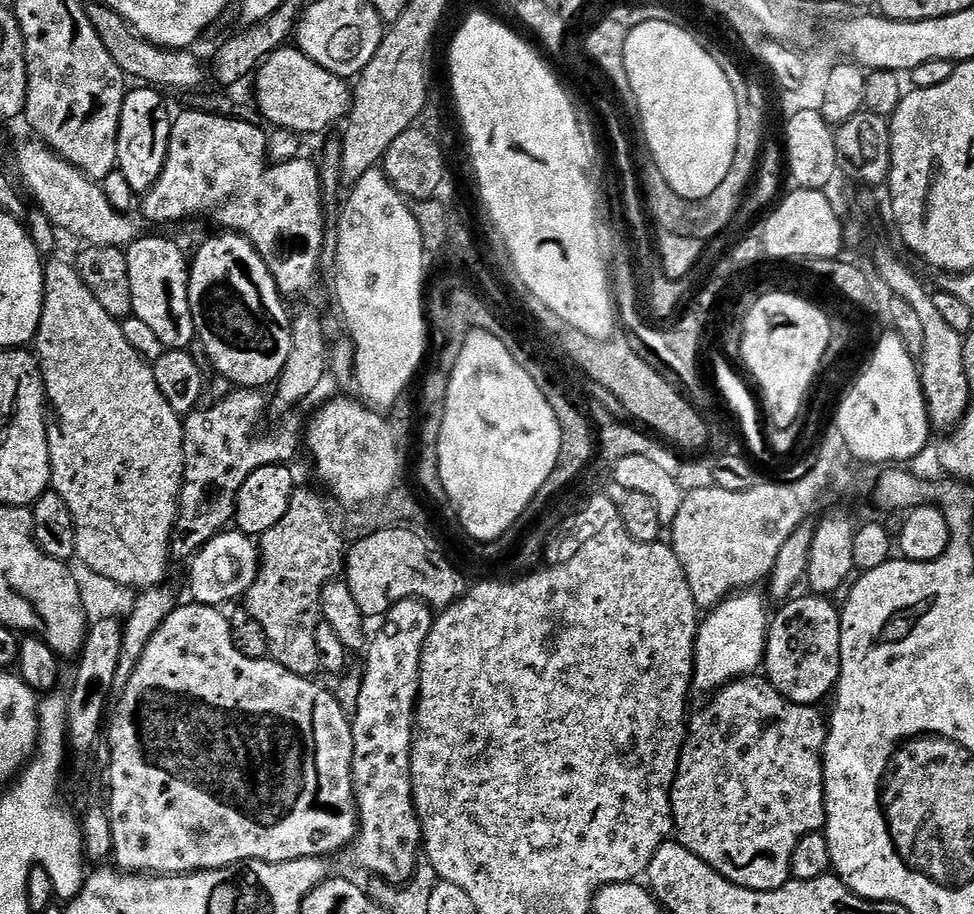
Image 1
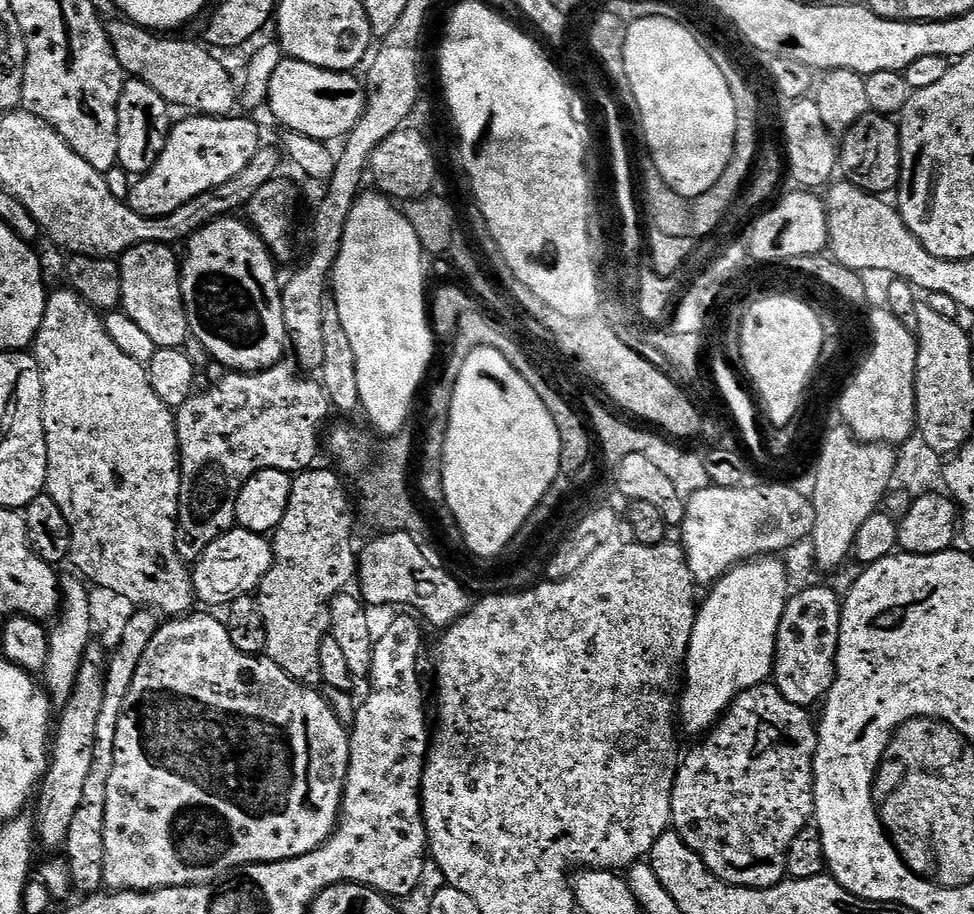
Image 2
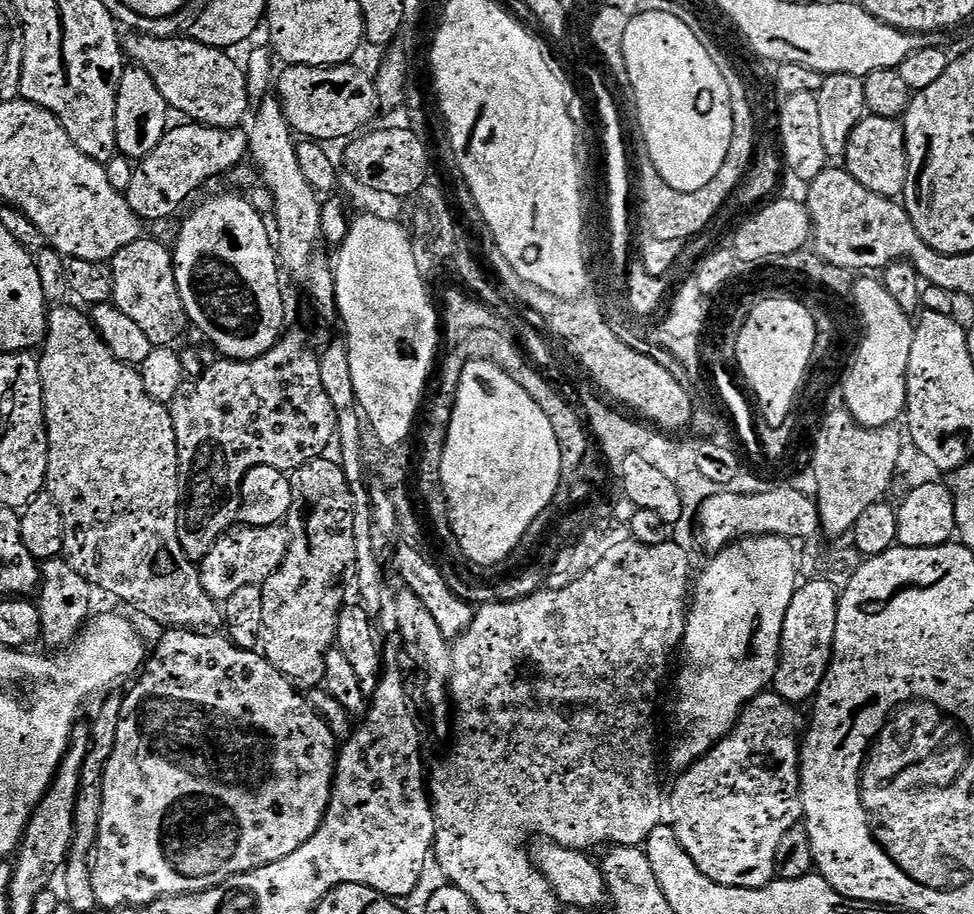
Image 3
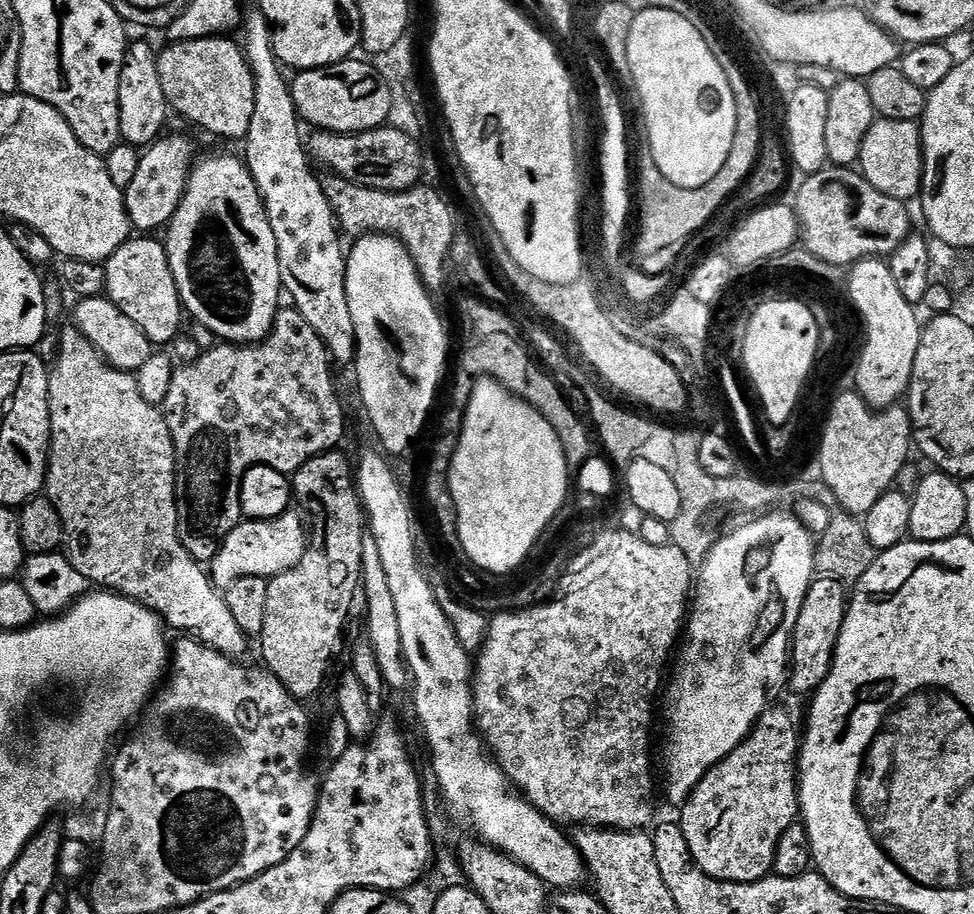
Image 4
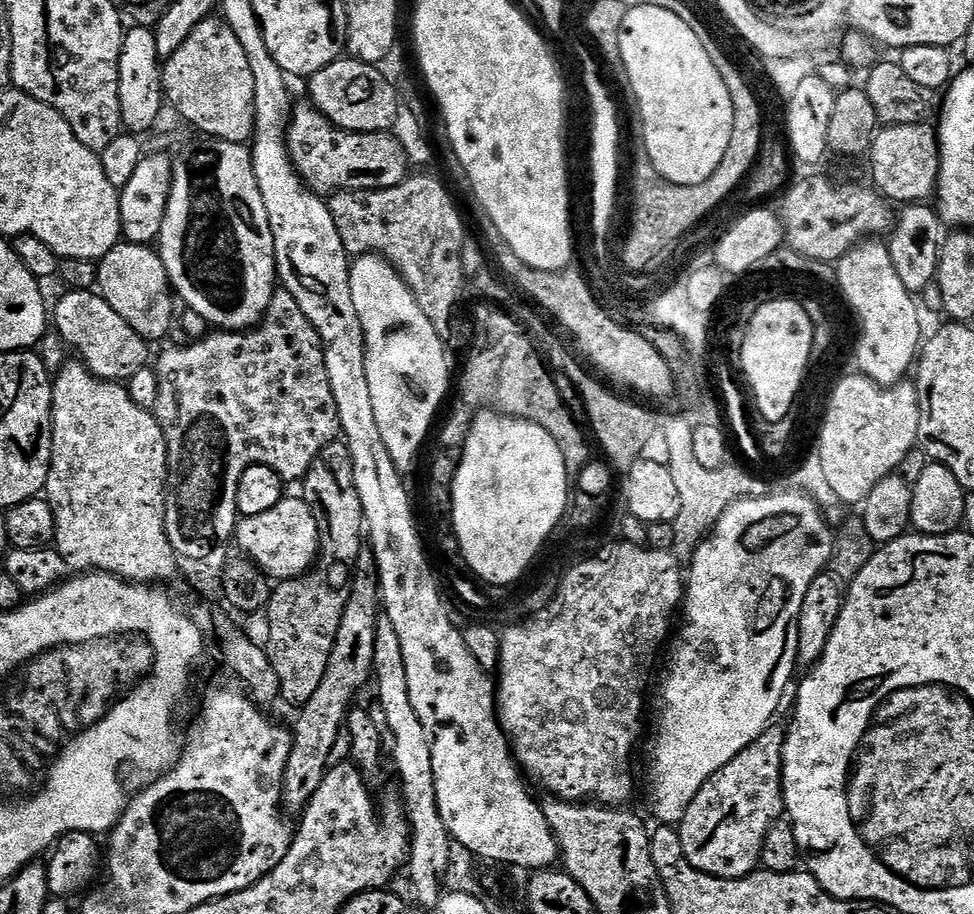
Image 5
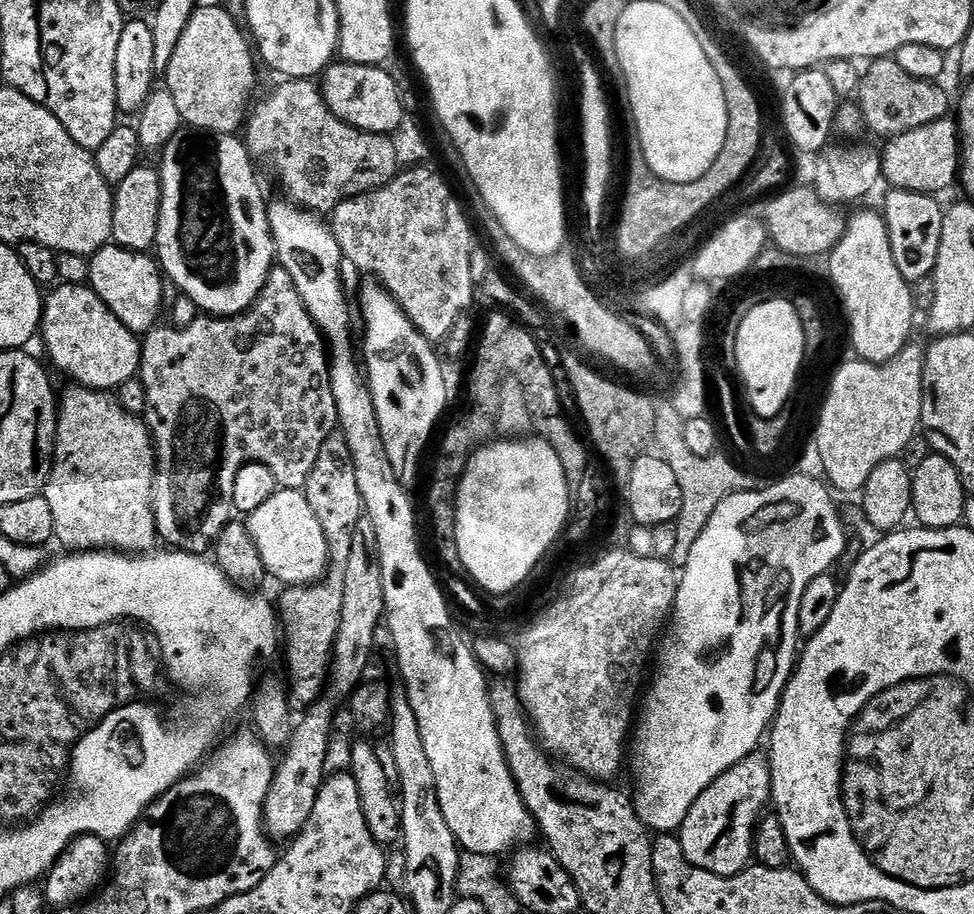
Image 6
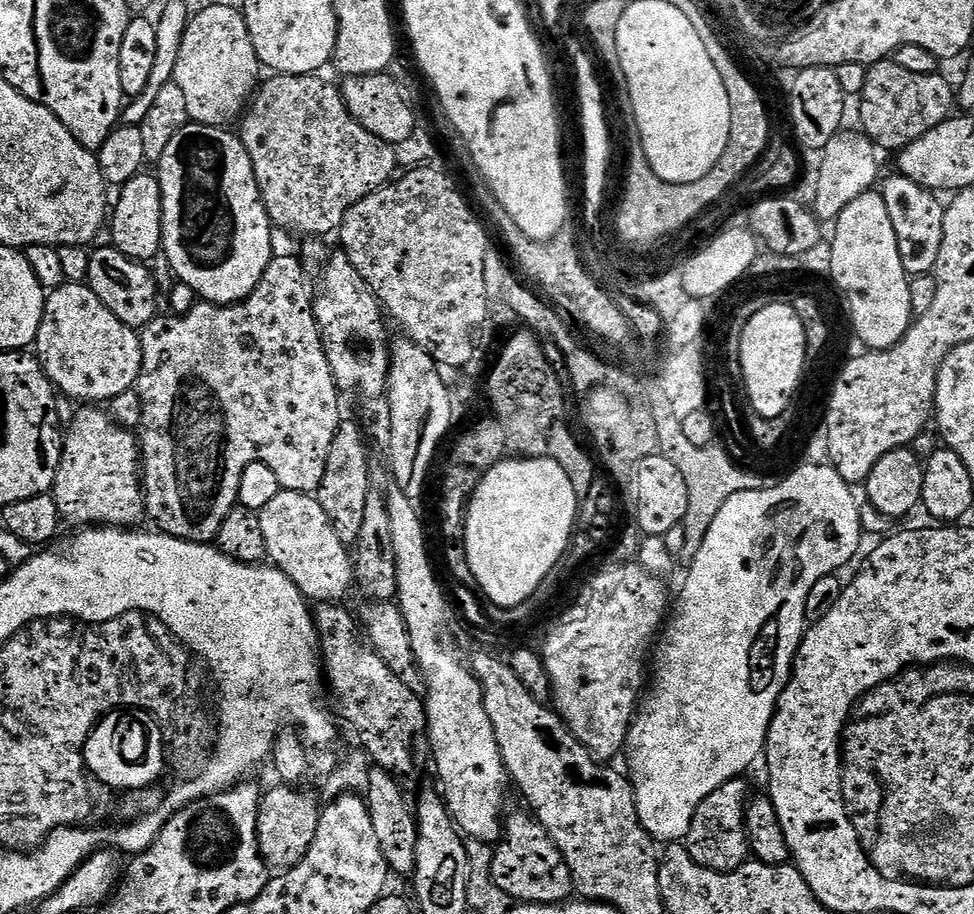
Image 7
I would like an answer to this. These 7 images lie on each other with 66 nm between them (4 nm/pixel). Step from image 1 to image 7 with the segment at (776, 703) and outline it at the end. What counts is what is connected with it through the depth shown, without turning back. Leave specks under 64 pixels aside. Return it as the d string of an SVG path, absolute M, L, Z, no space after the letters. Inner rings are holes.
M737 778L726 782L718 790L714 790L714 794L705 798L692 813L686 828L686 851L692 861L701 868L713 868L715 872L731 872L733 868L739 868L745 863L749 855L746 843L746 801L749 796L748 788L742 781L743 779Z

